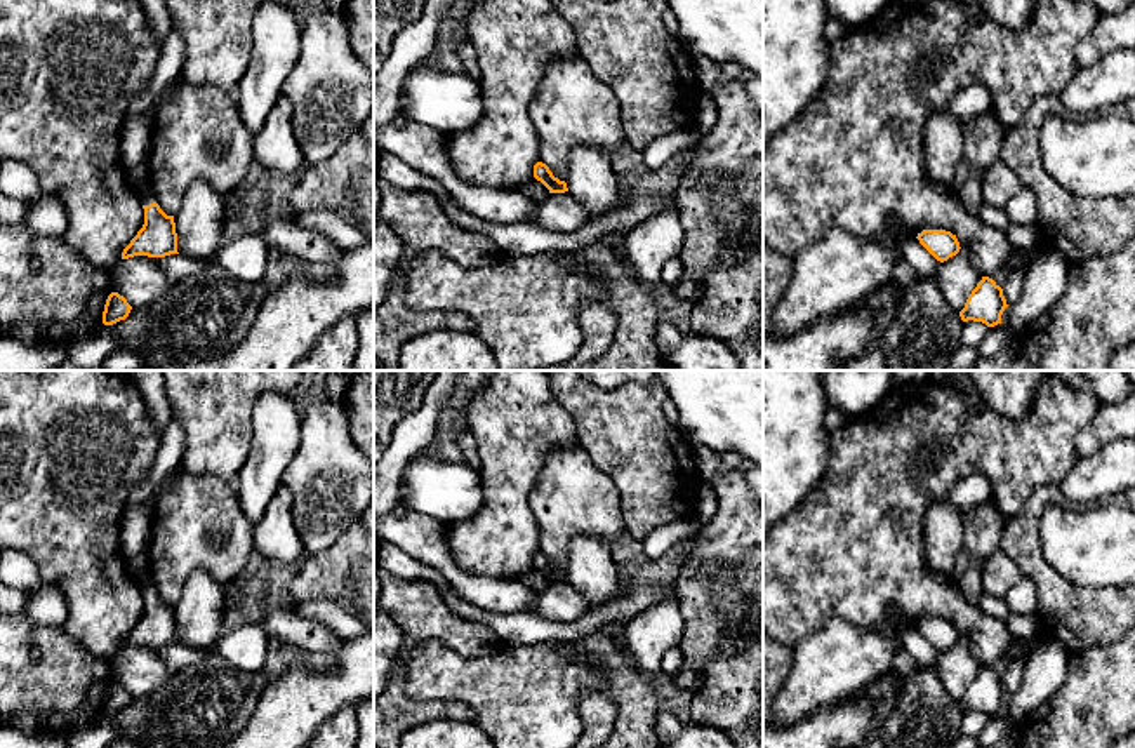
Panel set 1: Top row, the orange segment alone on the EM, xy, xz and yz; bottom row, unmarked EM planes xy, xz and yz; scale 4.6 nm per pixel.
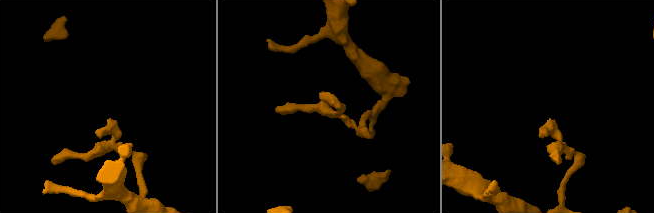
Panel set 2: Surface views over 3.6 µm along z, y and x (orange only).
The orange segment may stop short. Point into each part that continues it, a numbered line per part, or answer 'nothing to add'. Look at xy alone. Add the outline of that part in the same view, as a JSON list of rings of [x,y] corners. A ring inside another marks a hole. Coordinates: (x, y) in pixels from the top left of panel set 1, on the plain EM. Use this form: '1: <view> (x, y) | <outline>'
1: xy (136, 527) | [[[181,466],[169,473],[146,501],[132,506],[123,513],[122,518],[122,553],[125,560],[134,564],[143,595],[156,591],[148,562],[149,539],[153,531],[153,510],[158,498],[165,494],[176,484],[176,478],[183,473],[184,471]]]

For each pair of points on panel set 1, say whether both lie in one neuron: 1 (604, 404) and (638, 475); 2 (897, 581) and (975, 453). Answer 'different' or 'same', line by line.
1: same
2: same

